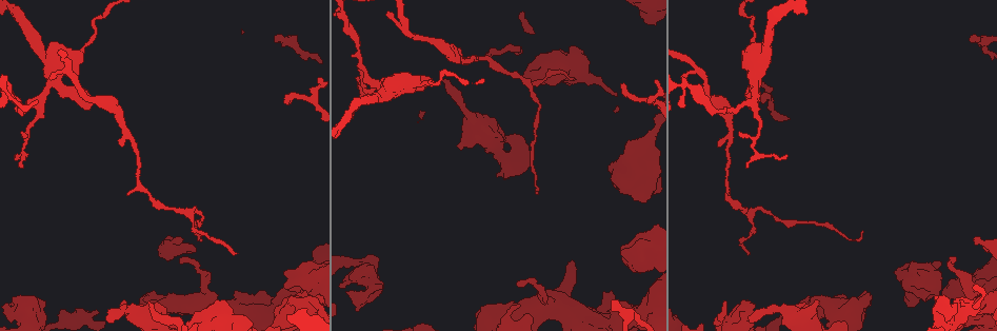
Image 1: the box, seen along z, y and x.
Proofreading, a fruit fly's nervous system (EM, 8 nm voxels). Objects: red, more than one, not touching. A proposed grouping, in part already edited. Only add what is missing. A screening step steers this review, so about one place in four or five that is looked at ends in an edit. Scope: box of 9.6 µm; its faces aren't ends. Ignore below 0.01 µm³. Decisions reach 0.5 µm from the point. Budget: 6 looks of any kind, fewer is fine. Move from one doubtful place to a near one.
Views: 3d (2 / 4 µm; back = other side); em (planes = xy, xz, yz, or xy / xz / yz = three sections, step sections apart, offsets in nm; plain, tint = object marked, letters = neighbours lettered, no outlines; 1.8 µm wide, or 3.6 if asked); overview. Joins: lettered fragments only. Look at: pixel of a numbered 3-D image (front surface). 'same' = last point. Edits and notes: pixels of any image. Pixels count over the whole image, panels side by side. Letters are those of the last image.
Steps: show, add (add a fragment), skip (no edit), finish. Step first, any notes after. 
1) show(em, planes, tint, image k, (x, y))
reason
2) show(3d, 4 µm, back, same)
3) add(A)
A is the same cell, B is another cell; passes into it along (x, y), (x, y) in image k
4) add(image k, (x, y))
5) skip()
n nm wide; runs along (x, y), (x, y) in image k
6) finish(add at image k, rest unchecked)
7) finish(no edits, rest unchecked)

show(3d, 4 µm, image 1, (288, 292))
closes a loop

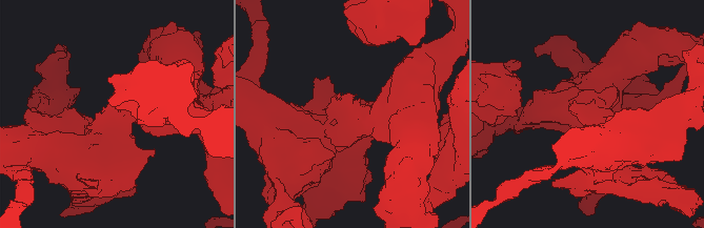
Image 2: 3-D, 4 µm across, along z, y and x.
show(em, xy, step 4, tint, image 2, (582, 111))
shape alone is not enough

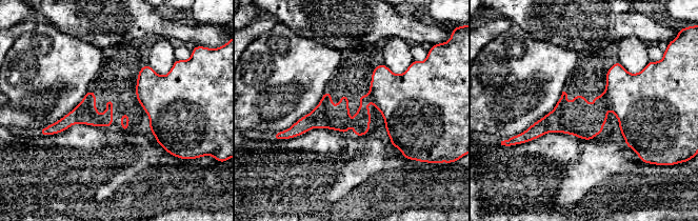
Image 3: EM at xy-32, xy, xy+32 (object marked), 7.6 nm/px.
show(em, yz, step 8, letters, same)

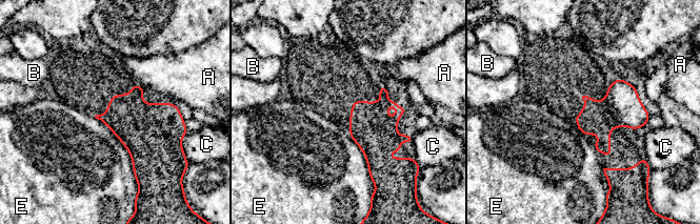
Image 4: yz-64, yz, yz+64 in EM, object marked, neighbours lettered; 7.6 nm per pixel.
skip()
A, B, C and E are other cells; none of them fits

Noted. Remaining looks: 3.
show(em, planes, letters, image 1, (545, 299))
calibre changes

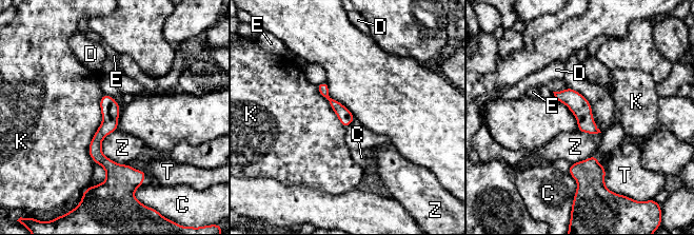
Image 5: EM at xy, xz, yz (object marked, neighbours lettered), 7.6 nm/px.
skip()
C, D, E, K, T and Z are other cells; border along (103, 94), (88, 147), (94, 163) in image 5; none of them fits

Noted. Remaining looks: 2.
show(em, 3.6 µm, planes, letters, image 1, (285, 276))
thick end

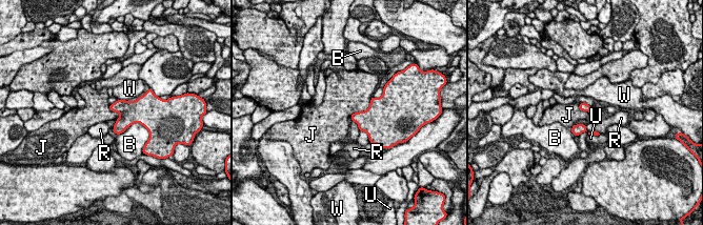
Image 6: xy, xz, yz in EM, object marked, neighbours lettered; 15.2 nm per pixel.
skip()
B, J, R, U and W are other cells; border along (372, 96), (364, 110), (349, 117) in image 6; no lettered fragment goes on from it

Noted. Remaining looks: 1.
finish(no edits, rest unchecked)

